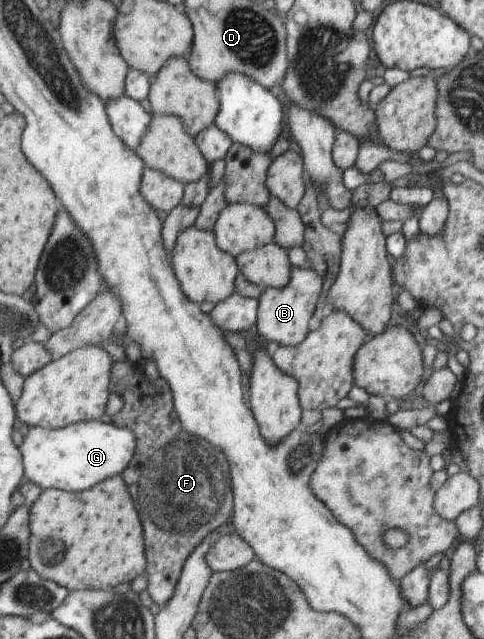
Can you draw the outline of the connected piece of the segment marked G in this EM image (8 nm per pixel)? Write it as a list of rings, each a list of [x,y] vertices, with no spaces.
[[[103,420],[85,421],[59,429],[31,427],[21,446],[26,478],[41,488],[85,492],[97,484],[123,475],[138,452],[138,433]]]

